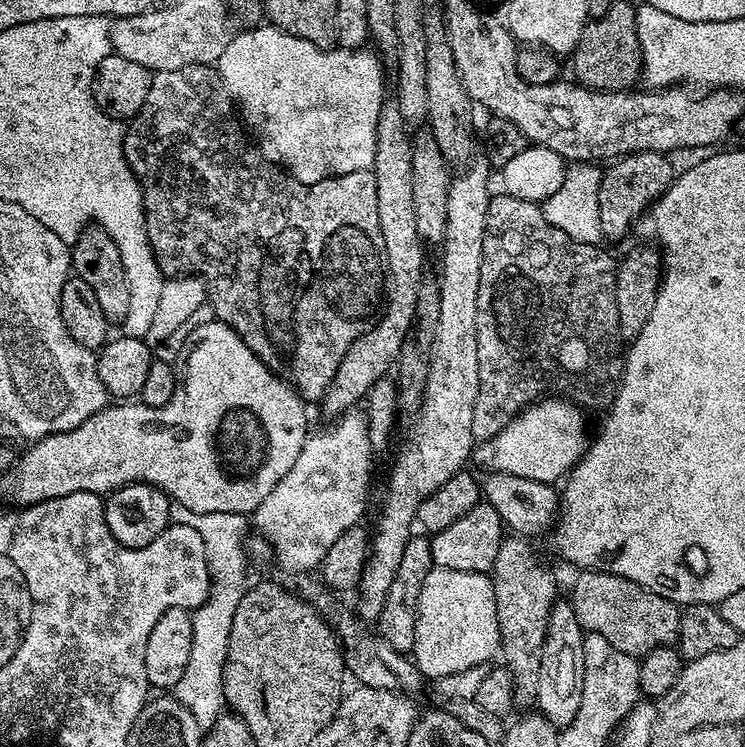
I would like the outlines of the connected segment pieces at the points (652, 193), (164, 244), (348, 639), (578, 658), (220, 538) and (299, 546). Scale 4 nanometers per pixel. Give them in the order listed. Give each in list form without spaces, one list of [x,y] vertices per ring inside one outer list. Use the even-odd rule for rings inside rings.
[[[632,152],[621,156],[603,169],[598,186],[598,222],[605,241],[620,240],[648,209],[664,195],[674,179],[672,164],[662,152]]]
[[[209,64],[182,66],[181,69],[166,70],[153,75],[150,94],[146,94],[146,102],[142,106],[142,110],[138,110],[138,114],[131,117],[130,123],[127,125],[124,157],[128,159],[128,164],[132,167],[137,182],[140,183],[140,193],[144,199],[146,234],[158,266],[165,277],[173,278],[181,274],[195,274],[202,278],[207,285],[207,299],[210,301],[210,306],[212,304],[213,310],[216,311],[213,312],[215,319],[230,325],[244,339],[248,349],[269,368],[280,370],[284,364],[285,370],[288,371],[287,379],[299,392],[301,400],[305,402],[323,401],[326,390],[330,386],[346,350],[350,350],[354,341],[363,332],[368,331],[370,321],[377,315],[382,304],[382,297],[386,292],[386,261],[382,242],[382,226],[378,223],[376,173],[369,170],[351,172],[341,176],[329,176],[328,179],[317,184],[298,182],[283,168],[268,161],[260,152],[259,147],[249,139],[234,111],[234,97],[226,90],[224,79],[221,78],[219,71]],[[222,234],[226,234],[228,238],[224,240]]]
[[[351,611],[349,612],[340,612],[336,620],[334,619],[334,628],[343,648],[342,655],[347,675],[351,679],[353,676],[357,685],[366,688],[416,694],[416,691],[426,684],[425,677],[420,674],[420,669],[405,653],[394,650],[373,629],[372,632],[368,629],[371,627],[360,623],[357,617]]]
[[[557,599],[556,605],[550,610],[546,642],[542,642],[538,686],[534,697],[535,707],[540,715],[557,726],[566,726],[574,722],[574,714],[578,714],[578,706],[582,706],[582,682],[586,678],[585,635],[571,599]]]
[[[175,502],[168,505],[168,519],[171,523],[182,526],[194,526],[198,534],[202,534],[202,546],[206,546],[206,566],[210,570],[212,589],[208,591],[206,602],[192,612],[192,625],[194,626],[194,640],[190,642],[190,660],[186,662],[186,670],[178,678],[174,689],[176,699],[182,702],[194,714],[198,726],[206,730],[225,711],[224,702],[224,667],[228,661],[228,647],[230,646],[230,626],[234,626],[234,610],[238,610],[238,602],[242,602],[246,591],[244,575],[248,572],[248,564],[244,561],[246,544],[244,548],[244,531],[250,528],[250,520],[242,512],[215,512],[214,514],[198,514],[194,510],[186,510],[186,506]]]
[[[349,410],[333,424],[336,424],[333,428],[317,436],[316,433],[309,435],[294,466],[286,470],[286,478],[282,478],[282,482],[278,482],[278,486],[262,498],[262,506],[258,506],[250,516],[254,528],[265,536],[263,539],[270,552],[276,555],[277,562],[292,572],[319,569],[326,558],[326,550],[334,546],[335,540],[363,521],[360,519],[364,516],[364,503],[368,500],[368,466],[374,455],[372,444],[368,441],[368,421],[363,411]]]

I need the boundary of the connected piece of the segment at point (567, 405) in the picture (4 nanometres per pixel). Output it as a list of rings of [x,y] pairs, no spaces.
[[[542,398],[529,404],[510,423],[502,426],[494,438],[475,445],[474,460],[488,472],[518,474],[518,478],[534,478],[543,484],[555,485],[586,456],[590,432],[588,436],[580,411],[581,405],[568,398]]]

